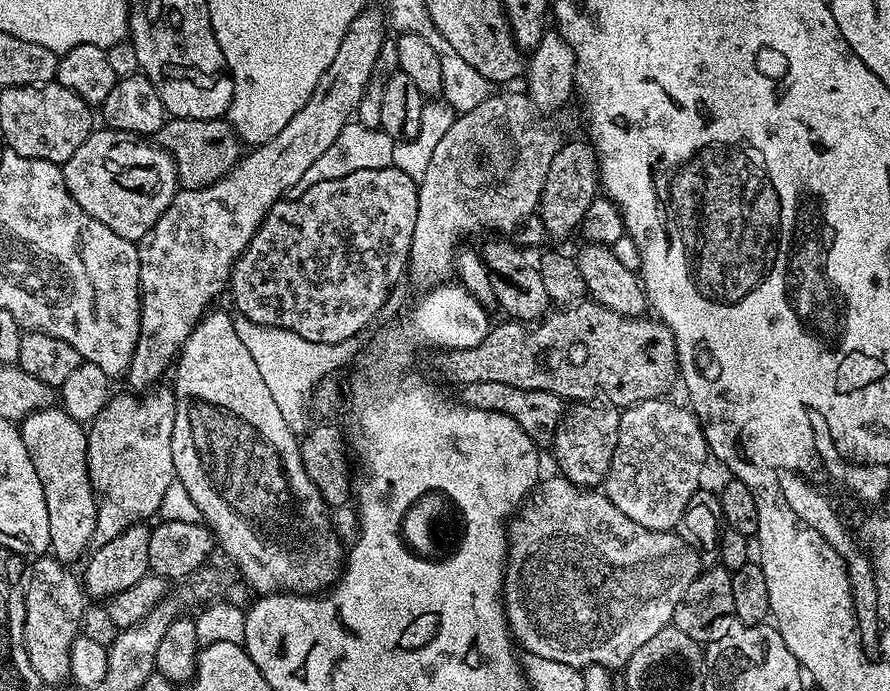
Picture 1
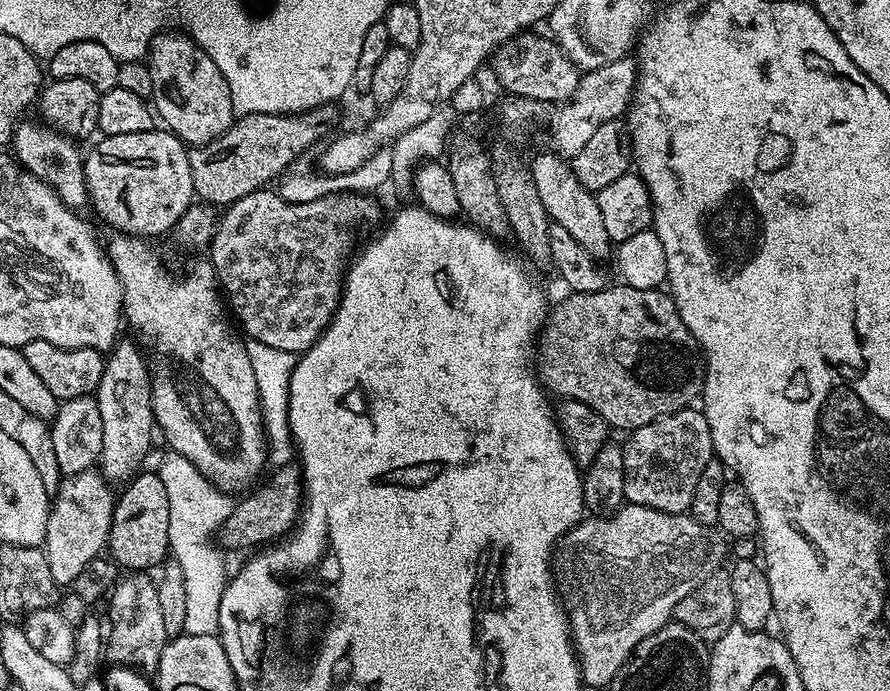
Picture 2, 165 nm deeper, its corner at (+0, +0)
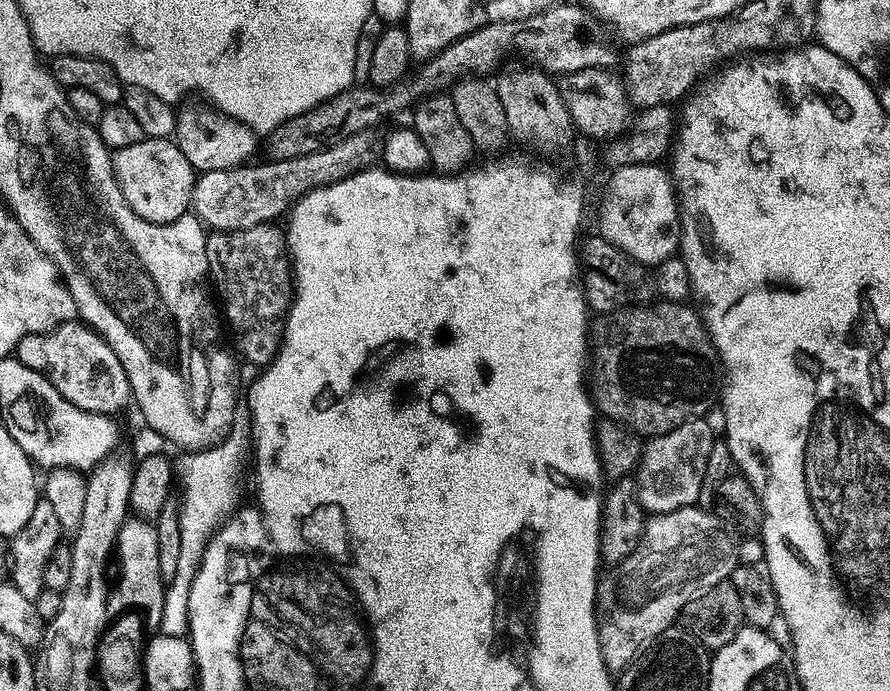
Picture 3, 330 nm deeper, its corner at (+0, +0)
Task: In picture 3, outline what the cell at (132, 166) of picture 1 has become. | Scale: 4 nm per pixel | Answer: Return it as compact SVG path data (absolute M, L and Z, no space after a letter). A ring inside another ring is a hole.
M149 136L142 142L134 142L134 146L115 149L112 165L114 174L118 178L118 186L126 198L130 210L134 210L134 214L138 214L138 218L146 218L146 222L155 224L169 224L182 218L189 211L192 202L192 188L196 184L198 173L190 166L190 162L186 162L186 154L182 154L175 139L163 140Z

